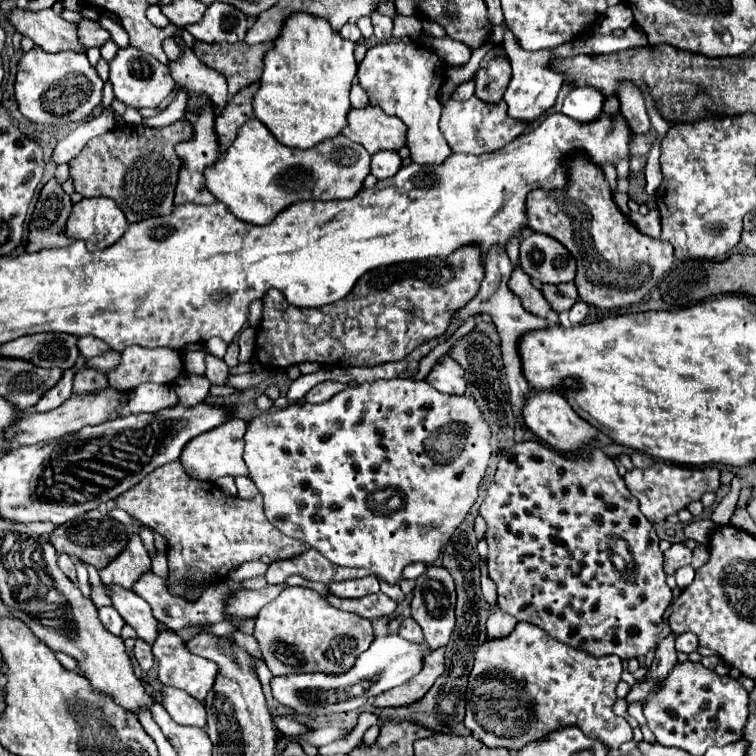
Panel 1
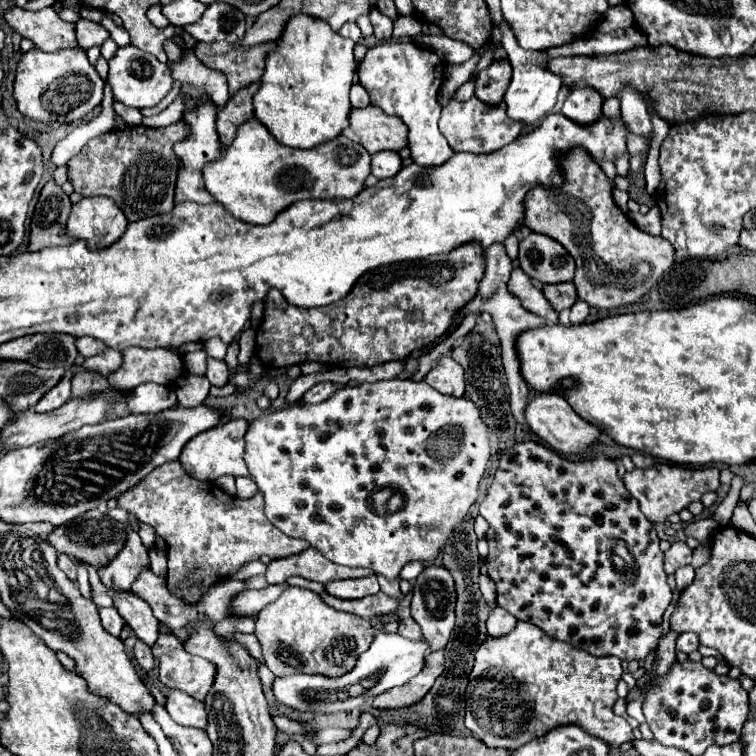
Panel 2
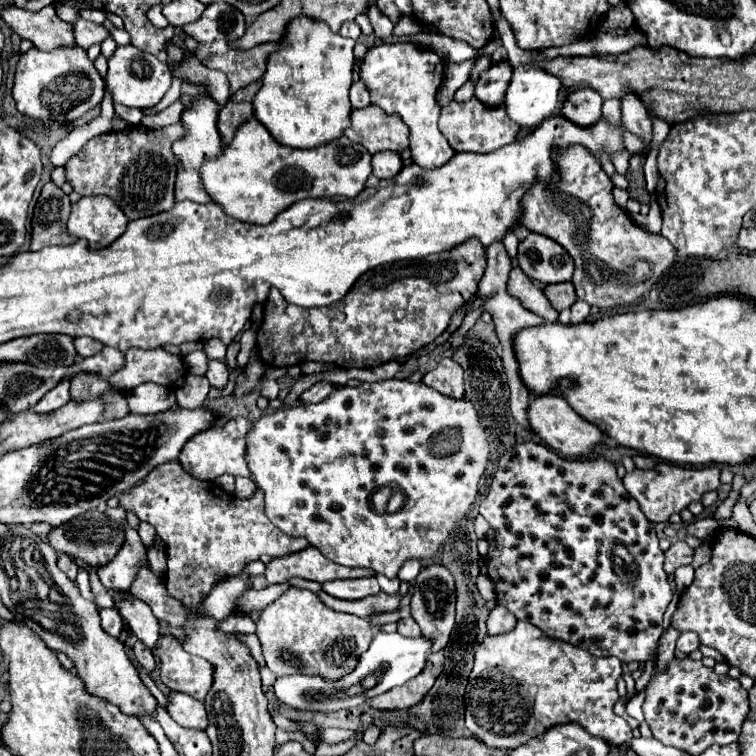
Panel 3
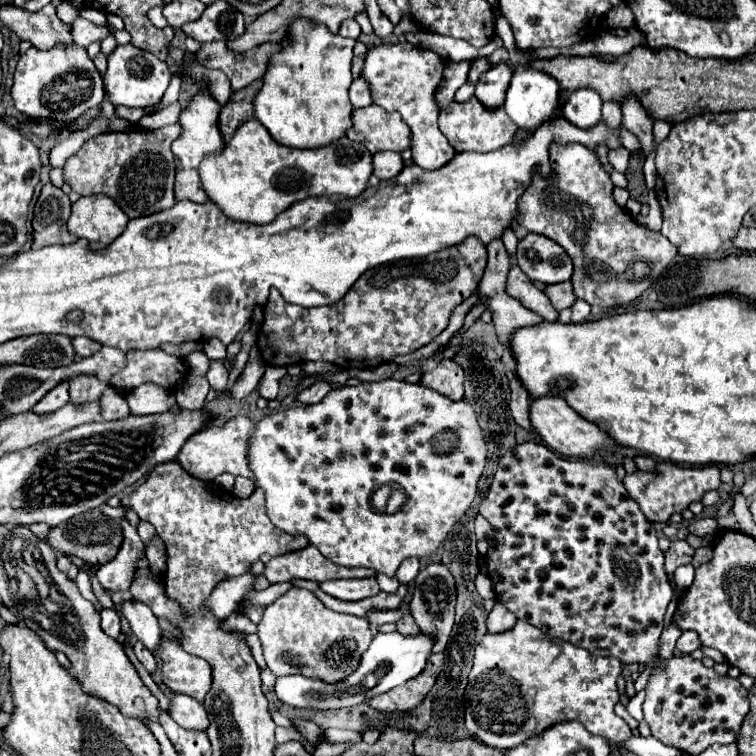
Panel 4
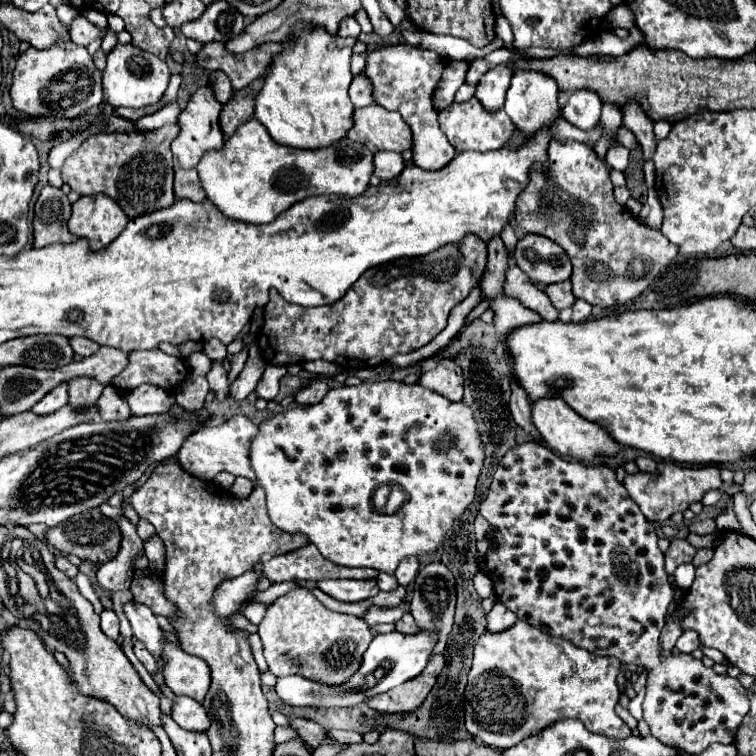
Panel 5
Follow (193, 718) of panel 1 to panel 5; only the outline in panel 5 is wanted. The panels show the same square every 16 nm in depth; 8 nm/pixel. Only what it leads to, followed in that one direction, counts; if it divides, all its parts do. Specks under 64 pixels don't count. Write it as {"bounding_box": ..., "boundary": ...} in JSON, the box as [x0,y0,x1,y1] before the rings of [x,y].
{"bounding_box":[172,696,210,732],"boundary":[[[174,696],[172,700],[172,720],[186,728],[186,730],[196,730],[196,732],[206,732],[210,726],[208,714],[204,710],[204,706],[192,698],[184,698],[184,696]]]}

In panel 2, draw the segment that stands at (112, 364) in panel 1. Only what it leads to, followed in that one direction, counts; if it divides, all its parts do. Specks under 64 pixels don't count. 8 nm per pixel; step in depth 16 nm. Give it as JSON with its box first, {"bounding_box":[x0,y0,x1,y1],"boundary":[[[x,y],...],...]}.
{"bounding_box":[82,348,122,376],"boundary":[[[110,348],[110,350],[104,350],[100,356],[86,358],[82,368],[96,368],[98,372],[104,372],[104,376],[108,376],[108,372],[112,372],[120,366],[120,360],[122,360],[122,352]]]}

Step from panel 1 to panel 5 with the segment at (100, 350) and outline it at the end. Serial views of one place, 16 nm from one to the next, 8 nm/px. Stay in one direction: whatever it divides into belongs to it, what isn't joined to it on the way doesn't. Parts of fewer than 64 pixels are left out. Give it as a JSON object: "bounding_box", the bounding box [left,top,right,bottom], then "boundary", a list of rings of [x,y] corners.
{"bounding_box":[70,338,100,358],"boundary":[[[70,338],[70,344],[72,344],[74,352],[80,354],[80,356],[84,356],[84,358],[96,354],[96,350],[100,348],[100,344],[96,344],[92,340],[86,340],[86,338]]]}

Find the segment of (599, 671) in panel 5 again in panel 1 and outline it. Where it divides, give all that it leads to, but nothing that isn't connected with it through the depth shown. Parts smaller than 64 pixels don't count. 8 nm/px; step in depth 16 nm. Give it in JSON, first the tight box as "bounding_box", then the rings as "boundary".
{"bounding_box":[464,622,632,750],"boundary":[[[518,622],[516,628],[514,628],[508,636],[498,638],[498,640],[486,640],[486,642],[478,648],[476,660],[474,660],[474,668],[472,668],[472,672],[470,672],[470,682],[468,682],[468,688],[466,688],[466,718],[464,718],[464,724],[466,724],[466,728],[472,732],[472,736],[476,736],[476,738],[478,738],[482,744],[486,744],[488,748],[498,748],[498,746],[502,746],[502,748],[508,748],[508,750],[520,750],[520,748],[524,748],[524,744],[542,740],[544,736],[548,736],[548,734],[554,732],[554,730],[560,730],[560,728],[564,728],[564,726],[578,726],[586,736],[590,736],[590,738],[594,738],[594,740],[600,740],[608,750],[618,750],[620,744],[632,740],[632,728],[630,728],[630,724],[628,724],[624,718],[620,718],[620,716],[616,716],[616,714],[612,712],[612,704],[614,704],[614,700],[616,700],[616,686],[618,686],[618,682],[620,682],[620,676],[622,676],[622,660],[620,660],[618,656],[592,658],[592,656],[588,656],[588,654],[582,652],[582,650],[576,650],[576,648],[572,648],[572,646],[568,646],[568,644],[562,644],[562,642],[550,638],[542,628],[536,628],[534,624]]]}

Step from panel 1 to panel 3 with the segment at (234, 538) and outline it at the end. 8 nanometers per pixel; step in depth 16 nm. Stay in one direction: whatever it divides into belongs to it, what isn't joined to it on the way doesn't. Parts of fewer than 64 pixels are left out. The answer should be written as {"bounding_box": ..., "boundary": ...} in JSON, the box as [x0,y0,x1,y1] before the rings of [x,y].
{"bounding_box":[120,460,310,608],"boundary":[[[178,460],[154,468],[138,486],[134,486],[130,492],[124,492],[120,496],[120,506],[124,506],[128,512],[134,512],[138,520],[148,522],[156,528],[156,534],[166,544],[166,556],[168,556],[166,588],[170,596],[178,598],[188,608],[196,608],[216,582],[236,576],[248,562],[260,560],[262,554],[268,554],[270,558],[278,558],[278,556],[290,556],[302,552],[302,548],[310,546],[306,540],[286,536],[274,524],[270,524],[270,520],[264,514],[264,494],[260,490],[248,500],[230,496],[222,488],[218,488],[216,492],[214,482],[202,482],[188,476]]]}

